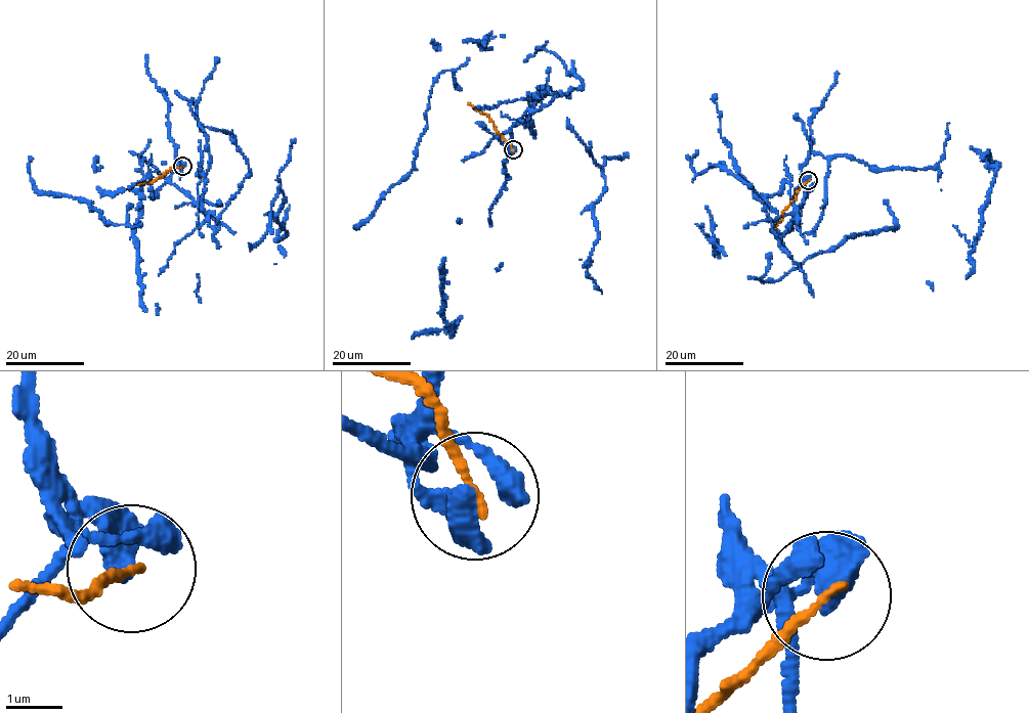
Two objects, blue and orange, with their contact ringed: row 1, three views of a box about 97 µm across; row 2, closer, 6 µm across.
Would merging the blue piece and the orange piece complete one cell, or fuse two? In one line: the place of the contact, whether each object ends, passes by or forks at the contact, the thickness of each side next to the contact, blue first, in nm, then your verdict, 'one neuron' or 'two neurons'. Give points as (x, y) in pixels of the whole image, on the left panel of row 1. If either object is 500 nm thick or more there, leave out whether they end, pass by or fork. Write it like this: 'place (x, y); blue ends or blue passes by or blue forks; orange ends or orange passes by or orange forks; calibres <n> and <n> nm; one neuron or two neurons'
place (182, 166); blue ends; orange ends; calibres 440 and 150 nm; two neurons

